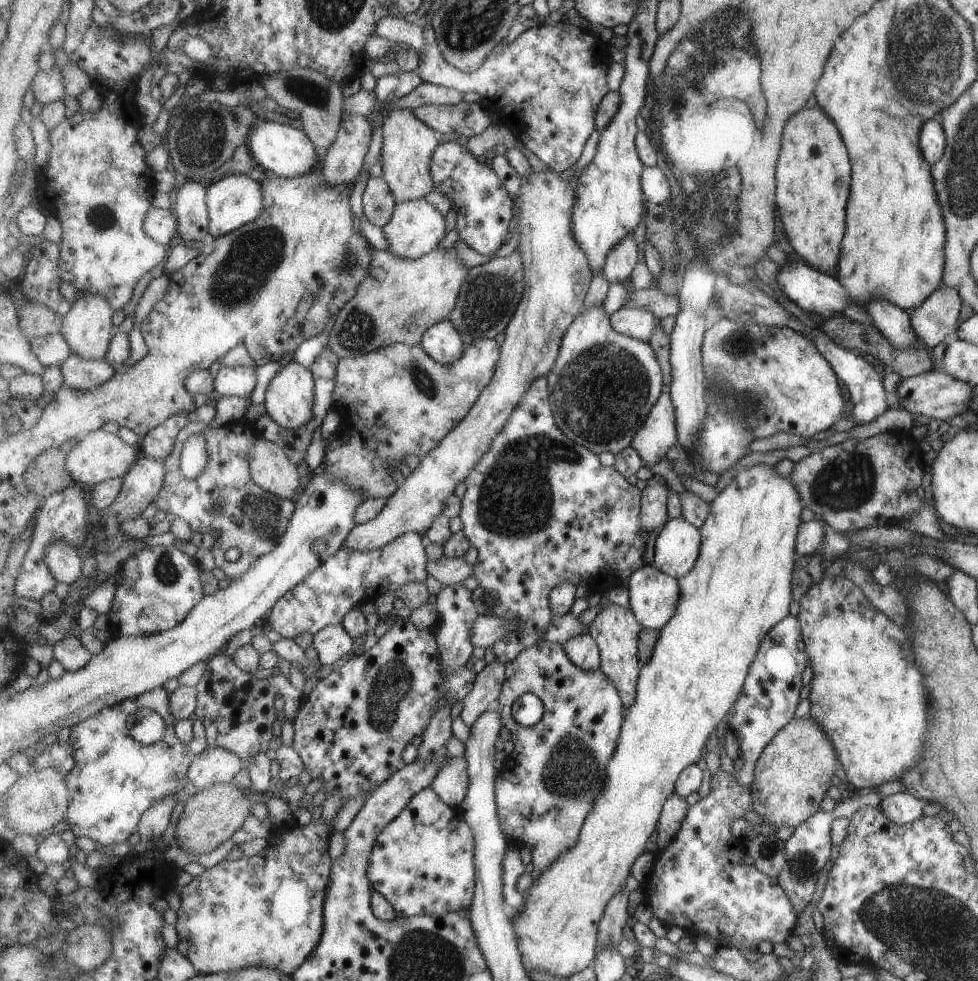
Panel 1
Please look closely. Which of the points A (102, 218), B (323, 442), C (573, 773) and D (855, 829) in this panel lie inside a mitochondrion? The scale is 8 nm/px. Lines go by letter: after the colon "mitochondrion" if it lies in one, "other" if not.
A: mitochondrion
B: other
C: mitochondrion
D: other

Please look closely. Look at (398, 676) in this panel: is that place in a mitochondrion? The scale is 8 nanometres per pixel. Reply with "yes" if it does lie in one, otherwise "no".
yes

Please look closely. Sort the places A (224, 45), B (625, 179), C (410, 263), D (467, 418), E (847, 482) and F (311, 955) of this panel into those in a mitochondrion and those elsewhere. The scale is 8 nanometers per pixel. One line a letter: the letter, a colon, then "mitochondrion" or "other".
A: other
B: other
C: other
D: other
E: mitochondrion
F: other

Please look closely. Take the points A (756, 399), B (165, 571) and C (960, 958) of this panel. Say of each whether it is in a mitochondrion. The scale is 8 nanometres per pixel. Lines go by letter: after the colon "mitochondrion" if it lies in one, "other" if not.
A: mitochondrion
B: mitochondrion
C: mitochondrion

